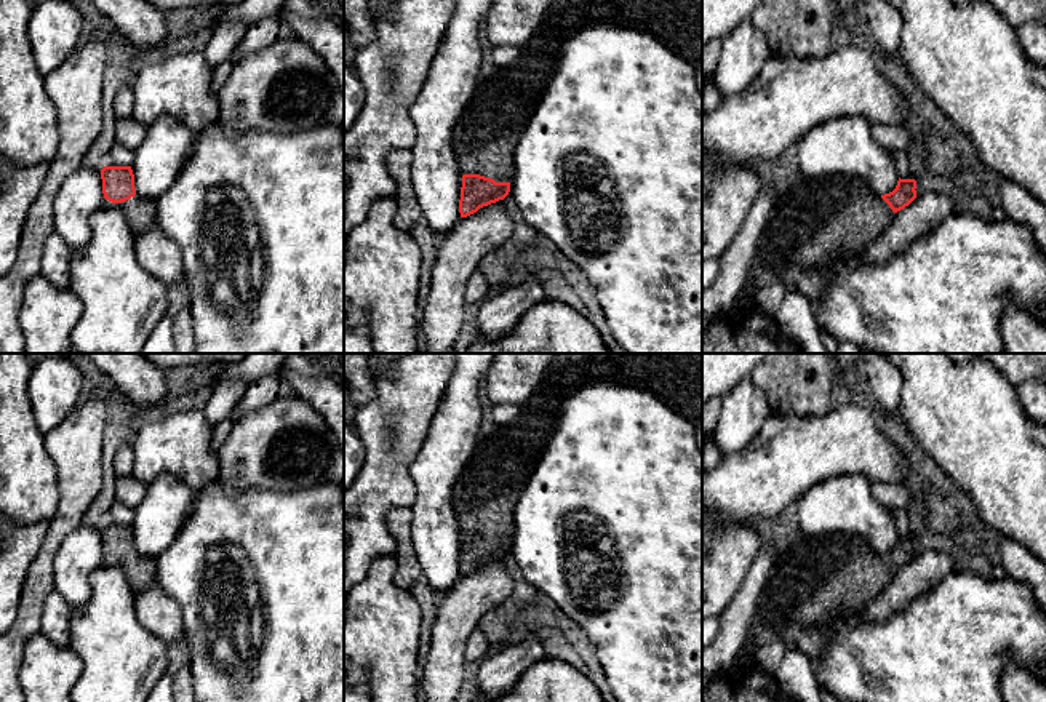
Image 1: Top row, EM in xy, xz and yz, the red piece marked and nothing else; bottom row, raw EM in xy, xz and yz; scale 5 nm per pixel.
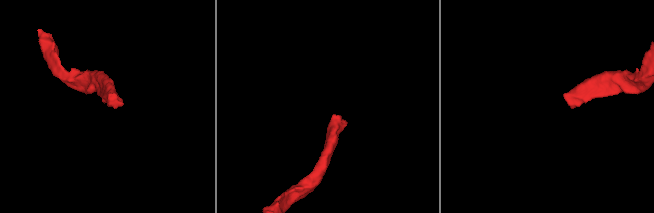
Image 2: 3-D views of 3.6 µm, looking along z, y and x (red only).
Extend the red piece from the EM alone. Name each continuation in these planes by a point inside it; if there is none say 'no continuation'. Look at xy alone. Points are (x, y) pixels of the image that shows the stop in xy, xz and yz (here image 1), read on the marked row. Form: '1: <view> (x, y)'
1: xy (141, 215)

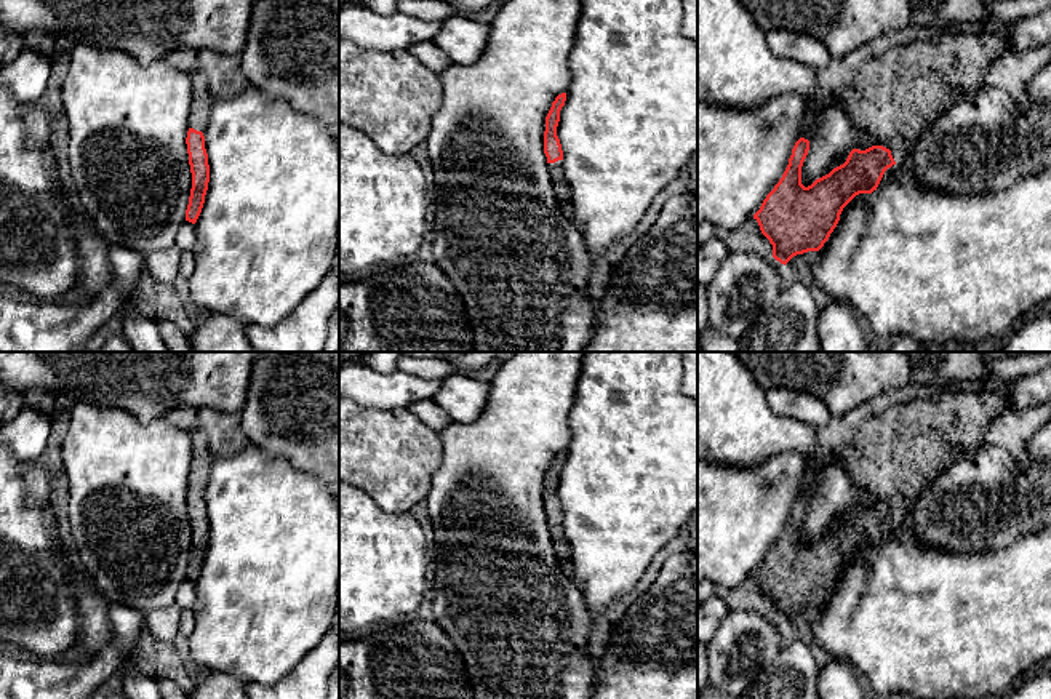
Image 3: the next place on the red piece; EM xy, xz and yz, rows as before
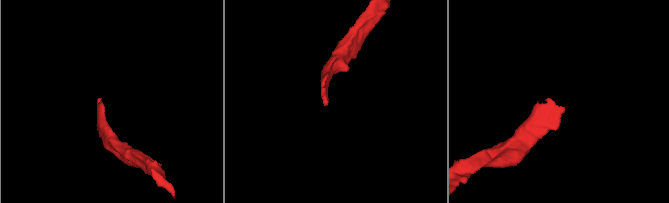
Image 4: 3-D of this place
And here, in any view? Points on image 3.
1: yz (909, 85)

